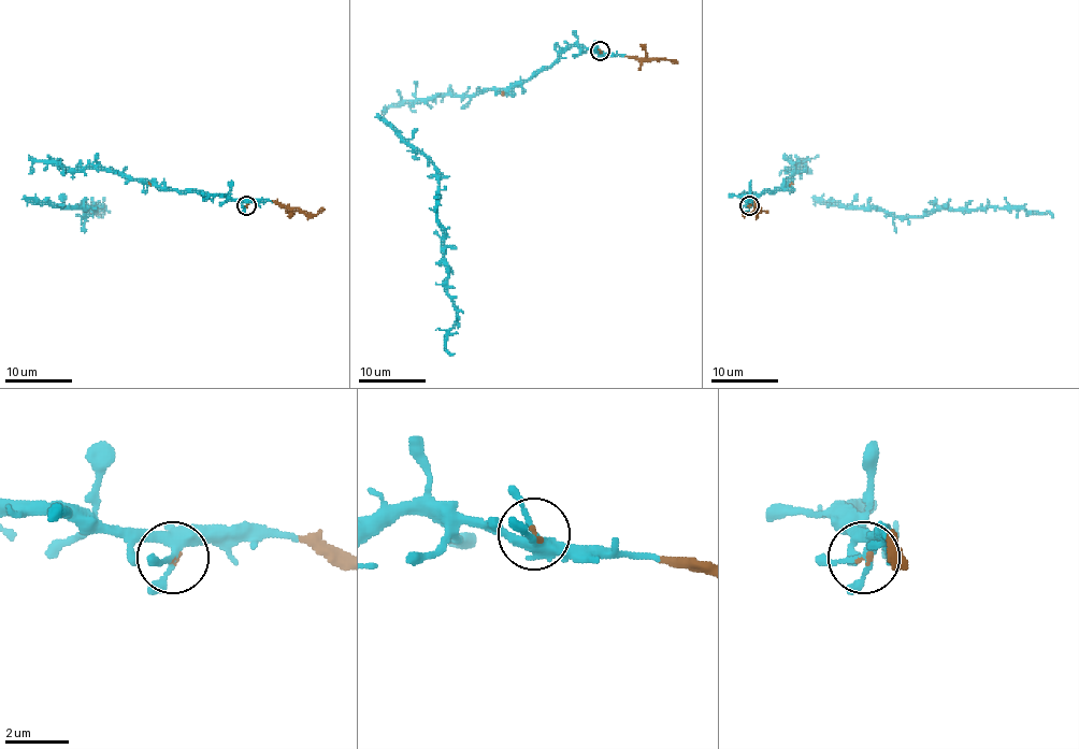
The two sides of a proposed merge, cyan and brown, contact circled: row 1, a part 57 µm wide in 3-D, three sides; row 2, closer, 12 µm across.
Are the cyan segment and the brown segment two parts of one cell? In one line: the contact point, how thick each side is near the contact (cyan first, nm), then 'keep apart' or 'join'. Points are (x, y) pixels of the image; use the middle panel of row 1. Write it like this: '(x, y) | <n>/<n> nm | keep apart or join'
(600, 51) | 320/90 nm | join

